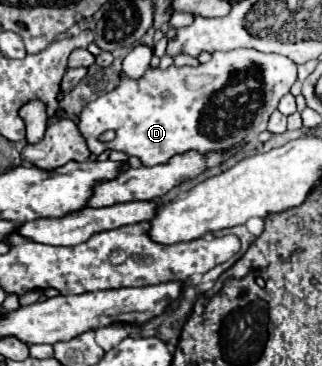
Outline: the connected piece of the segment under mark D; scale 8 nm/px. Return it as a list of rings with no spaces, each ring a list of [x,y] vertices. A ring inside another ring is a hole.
[[[238,48],[238,50],[228,50],[228,52],[214,52],[214,54],[212,54],[212,60],[206,62],[206,64],[200,64],[198,68],[190,68],[190,66],[180,66],[180,68],[178,68],[178,66],[174,66],[174,64],[168,66],[166,70],[162,70],[162,68],[148,68],[148,70],[142,74],[142,78],[138,78],[138,80],[128,78],[124,72],[120,72],[120,84],[118,84],[114,90],[106,92],[104,96],[98,96],[96,100],[92,100],[92,102],[88,102],[86,106],[82,106],[78,130],[80,130],[80,134],[84,136],[84,140],[86,140],[88,148],[90,148],[90,152],[96,154],[96,156],[102,154],[102,152],[108,148],[108,150],[124,152],[124,154],[128,154],[128,156],[138,156],[138,158],[144,162],[144,166],[154,166],[154,164],[162,164],[162,160],[170,160],[170,156],[174,156],[174,154],[178,154],[178,152],[190,150],[190,148],[198,148],[198,152],[210,152],[210,150],[214,150],[214,148],[230,148],[230,144],[234,144],[234,140],[246,140],[246,142],[256,140],[256,136],[266,130],[270,112],[274,112],[274,110],[278,108],[280,98],[282,98],[286,92],[290,92],[290,86],[294,84],[294,80],[296,80],[296,64],[294,64],[290,58],[280,56],[280,54],[264,54],[264,52],[258,52],[258,50],[254,50],[254,48]],[[106,130],[112,130],[112,132],[114,132],[114,138],[112,138],[110,142],[102,142],[102,140],[100,140],[100,136],[102,136]]]

